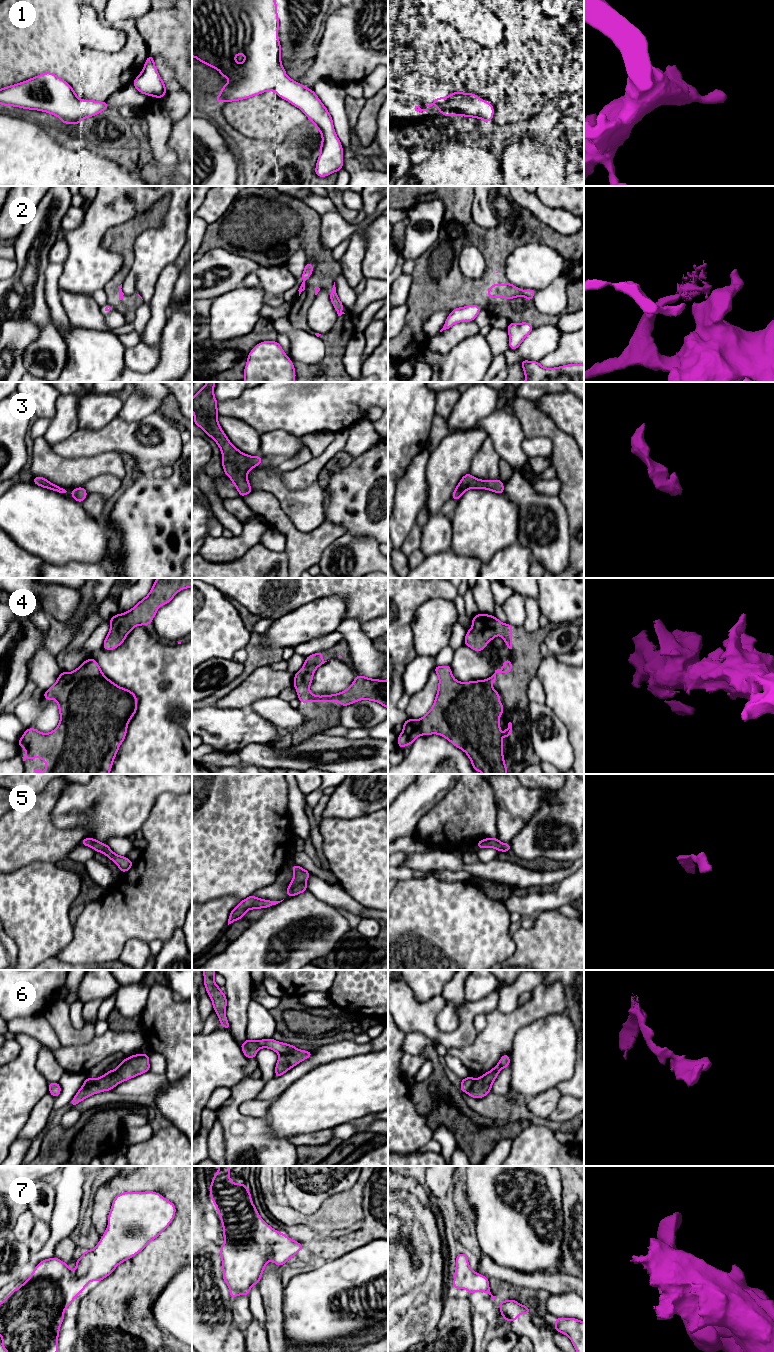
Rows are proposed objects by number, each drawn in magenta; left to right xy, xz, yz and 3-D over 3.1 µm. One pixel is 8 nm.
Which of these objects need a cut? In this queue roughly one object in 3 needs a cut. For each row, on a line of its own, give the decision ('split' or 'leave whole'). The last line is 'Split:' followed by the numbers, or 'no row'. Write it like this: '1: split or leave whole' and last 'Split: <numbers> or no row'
1: leave whole
2: split
3: leave whole
4: leave whole
5: leave whole
6: split
7: leave whole
Split: 2, 6

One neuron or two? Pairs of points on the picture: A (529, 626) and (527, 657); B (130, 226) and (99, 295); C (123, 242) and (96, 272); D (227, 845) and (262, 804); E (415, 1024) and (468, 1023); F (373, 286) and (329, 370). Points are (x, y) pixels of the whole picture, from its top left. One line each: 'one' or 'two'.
A: two
B: two
C: two
D: one
E: one
F: two

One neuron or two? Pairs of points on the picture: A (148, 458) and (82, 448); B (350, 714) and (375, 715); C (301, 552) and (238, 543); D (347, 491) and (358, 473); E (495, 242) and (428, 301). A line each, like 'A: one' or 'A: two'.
A: one
B: one
C: two
D: one
E: one

